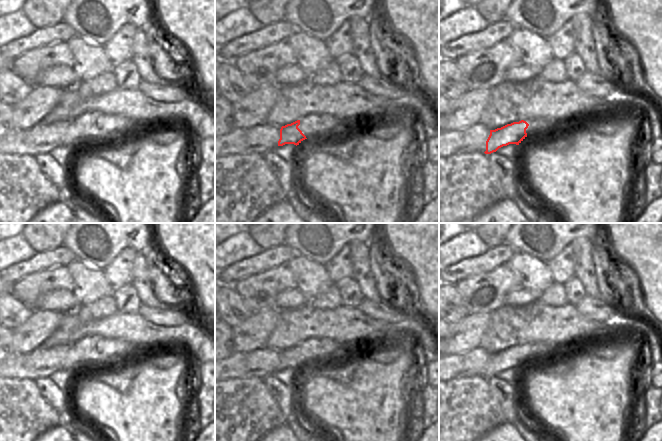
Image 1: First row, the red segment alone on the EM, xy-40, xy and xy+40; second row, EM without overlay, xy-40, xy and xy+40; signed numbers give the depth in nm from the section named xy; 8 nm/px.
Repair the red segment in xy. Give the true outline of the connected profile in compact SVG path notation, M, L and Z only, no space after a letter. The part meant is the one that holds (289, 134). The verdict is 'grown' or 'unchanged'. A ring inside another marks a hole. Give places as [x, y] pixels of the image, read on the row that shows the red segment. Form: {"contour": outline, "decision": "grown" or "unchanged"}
{"contour": "M309 114L291 124L282 126L278 146L299 145L307 138L333 133L345 123L343 119L329 114Z", "decision": "grown"}

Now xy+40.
{"contour": "M535 118L533 120L513 122L501 128L490 130L484 153L491 154L509 144L519 145L527 136L537 132L547 132L558 123L555 118Z", "decision": "grown"}

